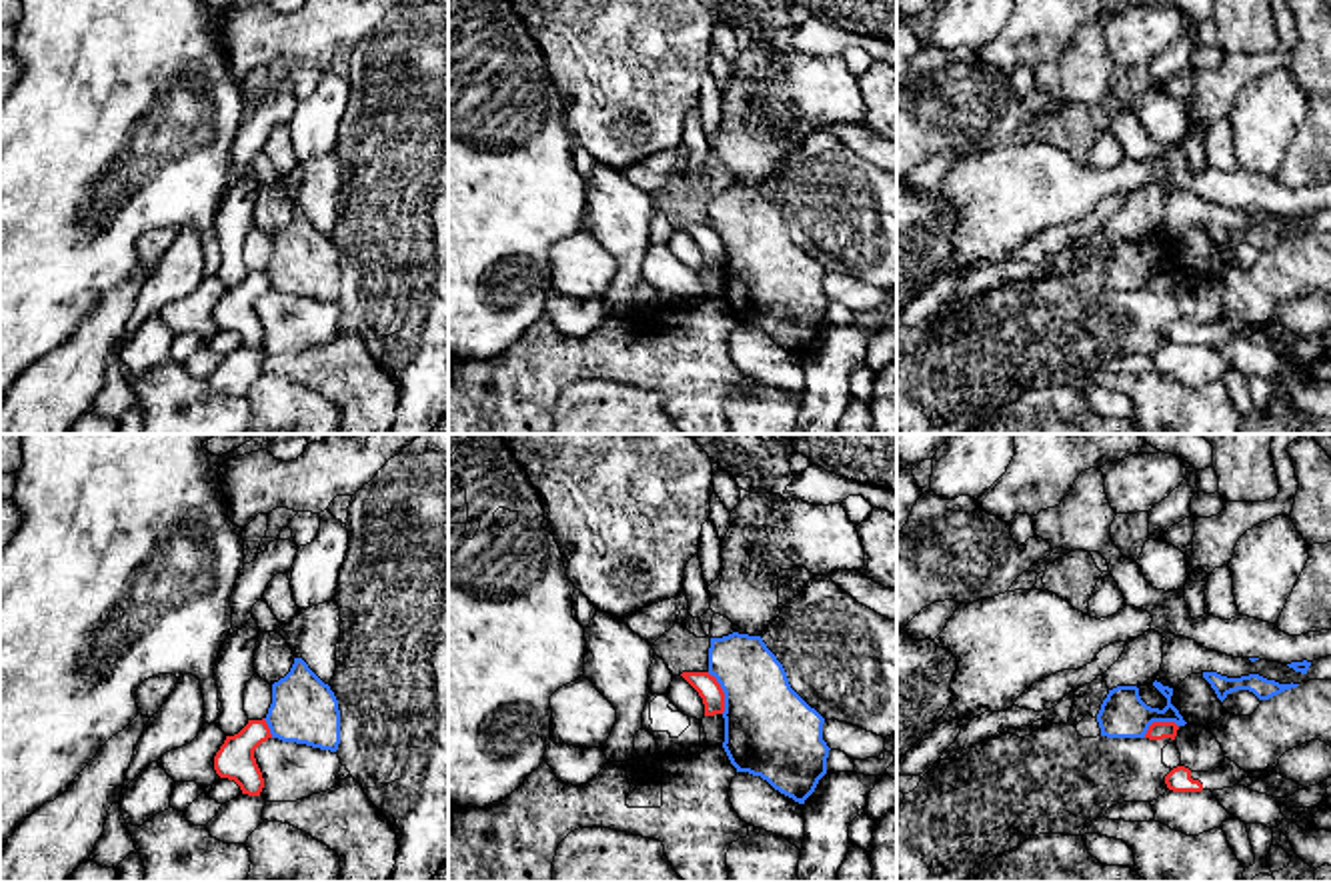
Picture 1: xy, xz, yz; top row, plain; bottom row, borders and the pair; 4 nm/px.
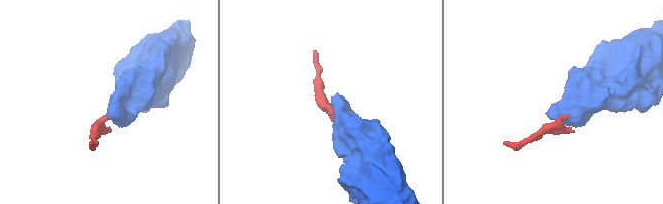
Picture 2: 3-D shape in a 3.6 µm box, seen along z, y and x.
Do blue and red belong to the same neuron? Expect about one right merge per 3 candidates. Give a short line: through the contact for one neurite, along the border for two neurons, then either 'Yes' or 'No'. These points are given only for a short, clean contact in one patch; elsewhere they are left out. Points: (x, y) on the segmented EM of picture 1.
Line: xz (707, 672), (723, 692), (723, 712). No

